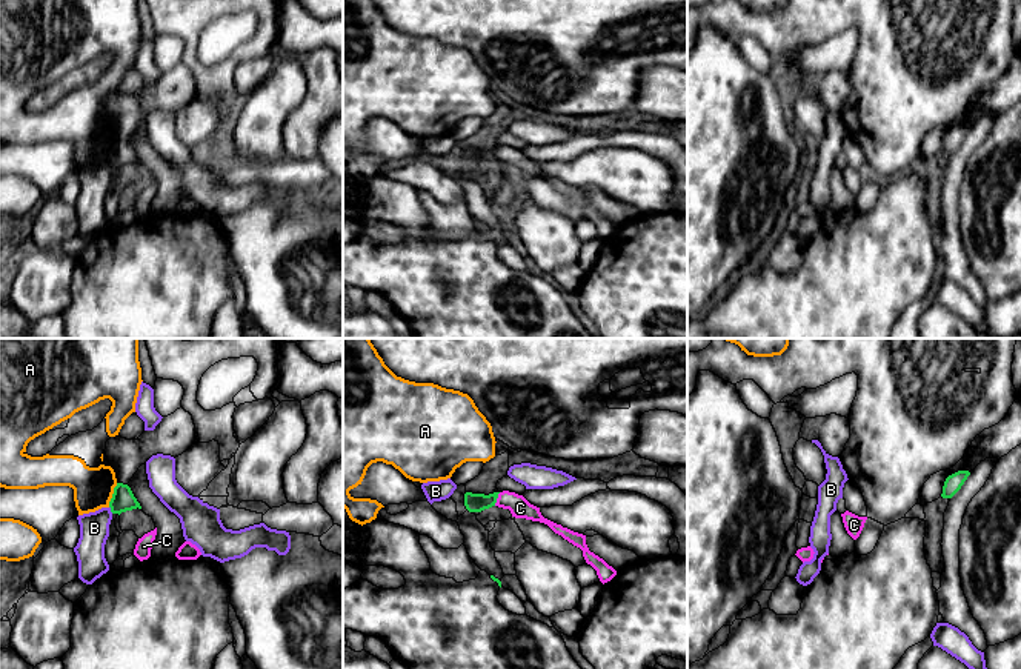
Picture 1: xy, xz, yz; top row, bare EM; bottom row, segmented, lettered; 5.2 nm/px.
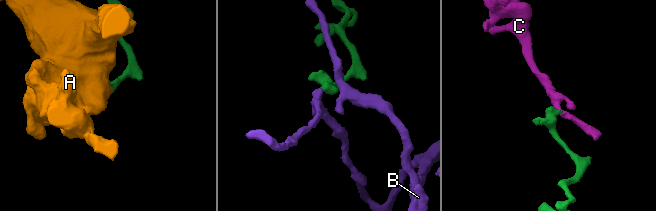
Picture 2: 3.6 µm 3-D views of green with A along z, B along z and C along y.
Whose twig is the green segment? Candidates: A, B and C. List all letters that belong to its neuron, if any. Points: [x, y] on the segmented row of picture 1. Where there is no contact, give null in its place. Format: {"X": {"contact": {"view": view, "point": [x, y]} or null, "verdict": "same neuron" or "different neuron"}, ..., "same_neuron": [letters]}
{"A": {"contact": {"view": "xy", "point": [113, 495]}, "verdict": "different neuron"}, "B": {"contact": {"view": "xy", "point": [111, 509]}, "verdict": "different neuron"}, "C": {"contact": {"view": "xz", "point": [497, 497]}, "verdict": "same neuron"}, "same_neuron": ["C"]}

